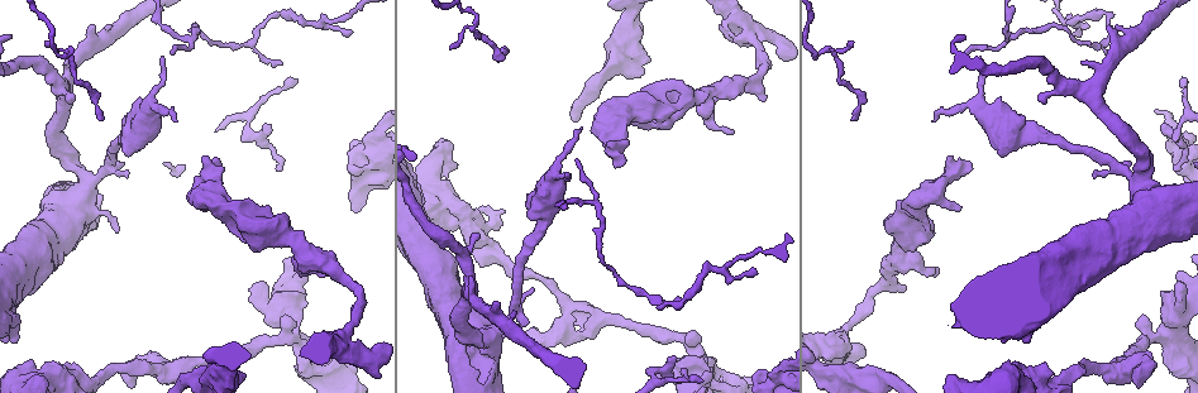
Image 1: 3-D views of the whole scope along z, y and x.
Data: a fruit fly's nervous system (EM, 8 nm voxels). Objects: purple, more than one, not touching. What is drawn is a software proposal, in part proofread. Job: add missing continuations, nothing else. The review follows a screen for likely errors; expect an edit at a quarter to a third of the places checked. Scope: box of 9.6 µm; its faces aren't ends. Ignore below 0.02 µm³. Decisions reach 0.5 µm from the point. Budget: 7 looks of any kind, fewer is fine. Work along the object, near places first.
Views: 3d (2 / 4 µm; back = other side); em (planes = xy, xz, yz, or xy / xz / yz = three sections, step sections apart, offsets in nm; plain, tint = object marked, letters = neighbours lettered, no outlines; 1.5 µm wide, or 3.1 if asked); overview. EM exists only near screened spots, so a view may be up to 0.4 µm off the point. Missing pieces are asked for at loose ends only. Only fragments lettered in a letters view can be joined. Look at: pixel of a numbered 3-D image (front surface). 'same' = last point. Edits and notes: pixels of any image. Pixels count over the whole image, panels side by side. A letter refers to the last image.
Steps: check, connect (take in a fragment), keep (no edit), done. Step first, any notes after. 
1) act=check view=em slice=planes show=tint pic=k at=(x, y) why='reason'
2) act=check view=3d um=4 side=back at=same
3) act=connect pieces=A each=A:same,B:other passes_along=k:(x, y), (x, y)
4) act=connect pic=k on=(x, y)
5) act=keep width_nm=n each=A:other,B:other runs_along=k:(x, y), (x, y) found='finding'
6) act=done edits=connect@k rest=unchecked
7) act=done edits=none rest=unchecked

act=check view=em slice=xy step=4 show=tint pic=1 at=(621, 165) why='an open end'

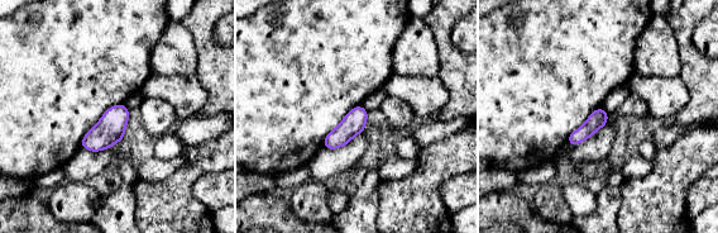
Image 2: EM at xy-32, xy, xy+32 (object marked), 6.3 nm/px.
act=check view=em slice=planes show=letters at=same

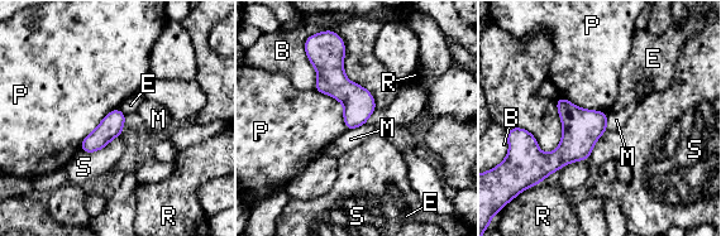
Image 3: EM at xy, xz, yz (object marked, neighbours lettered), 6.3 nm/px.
act=keep longest_contact=P:340nm each=B:other,E:other,M:other,P:other,R:other,S:other found='no lettered fragment goes on from it'

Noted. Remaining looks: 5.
act=check view=3d um=4 side=back pic=1 at=(730, 134) why='free end'

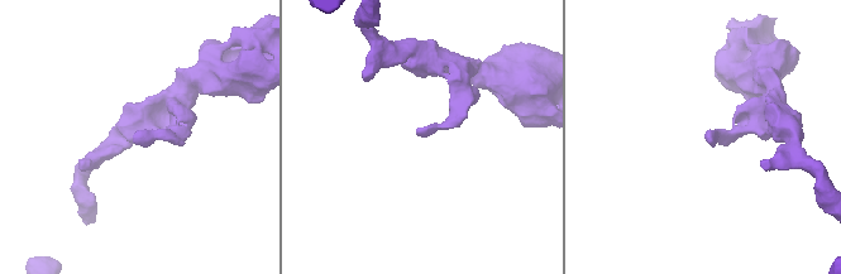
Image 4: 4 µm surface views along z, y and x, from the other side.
act=check view=em slice=xy step=4 show=letters pic=4 at=(711, 132)

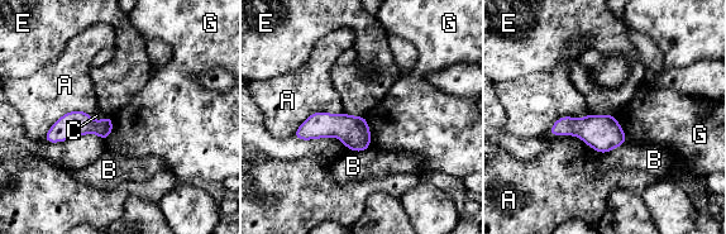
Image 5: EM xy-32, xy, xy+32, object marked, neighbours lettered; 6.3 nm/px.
act=check view=em slice=planes show=letters at=same why='another direction'

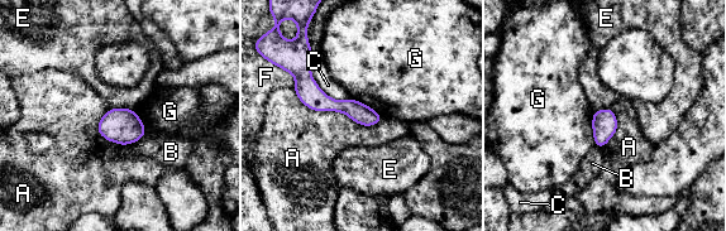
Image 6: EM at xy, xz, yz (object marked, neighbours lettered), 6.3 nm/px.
act=keep each=A:other,B:other,C:other,E:other,F:other,G:other border=6:(110, 107), (132, 109) found='none of them fits'

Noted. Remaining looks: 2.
act=check view=3d um=4 side=back pic=1 at=(351, 33) why='tapers out'

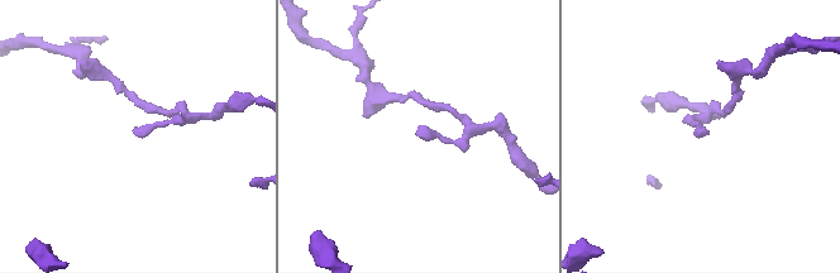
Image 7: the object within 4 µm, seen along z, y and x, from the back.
act=check view=em slice=xz step=8 show=letters pic=7 at=(417, 129)

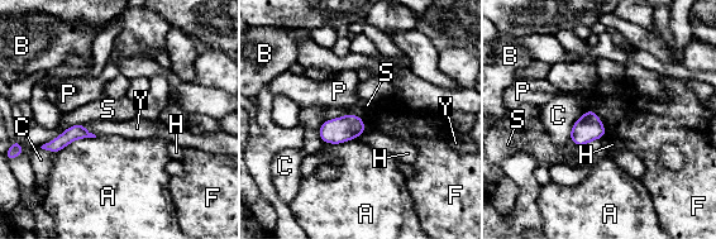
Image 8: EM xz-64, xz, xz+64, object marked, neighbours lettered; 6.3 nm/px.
act=keep each=A:other,B:other,C:other,F:other,H:other,P:other,S:other,Y:other border=8:(82, 124), (67, 127), (39, 147) found='no lettered fragment goes on from it'

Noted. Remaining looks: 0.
act=done edits=none rest=unchecked

